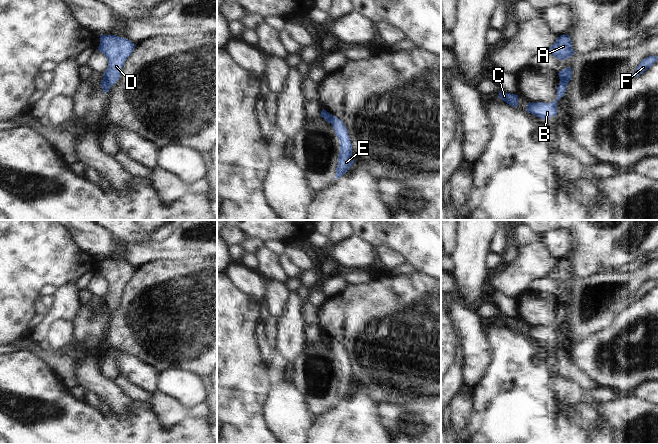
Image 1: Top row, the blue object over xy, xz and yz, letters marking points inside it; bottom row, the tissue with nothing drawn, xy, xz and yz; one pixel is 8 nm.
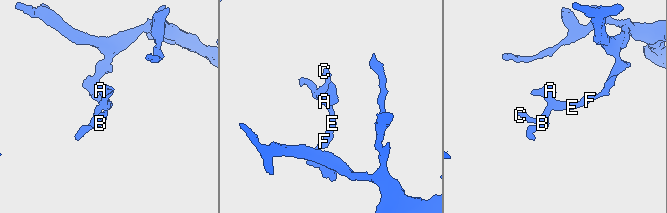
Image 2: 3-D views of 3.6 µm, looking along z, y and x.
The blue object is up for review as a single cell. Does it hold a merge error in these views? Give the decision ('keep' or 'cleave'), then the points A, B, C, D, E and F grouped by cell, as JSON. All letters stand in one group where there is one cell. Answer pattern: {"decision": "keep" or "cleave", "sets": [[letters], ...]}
{"decision": "cleave", "sets": [["A", "D", "E", "F"], ["B", "C"]]}

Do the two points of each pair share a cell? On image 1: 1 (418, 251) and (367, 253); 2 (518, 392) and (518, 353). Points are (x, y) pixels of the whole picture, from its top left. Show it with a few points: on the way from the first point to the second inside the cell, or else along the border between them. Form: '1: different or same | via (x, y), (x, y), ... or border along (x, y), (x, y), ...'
1: different | border along (353, 235), (366, 240), (374, 246)
2: same | via (518, 382), (518, 363)

